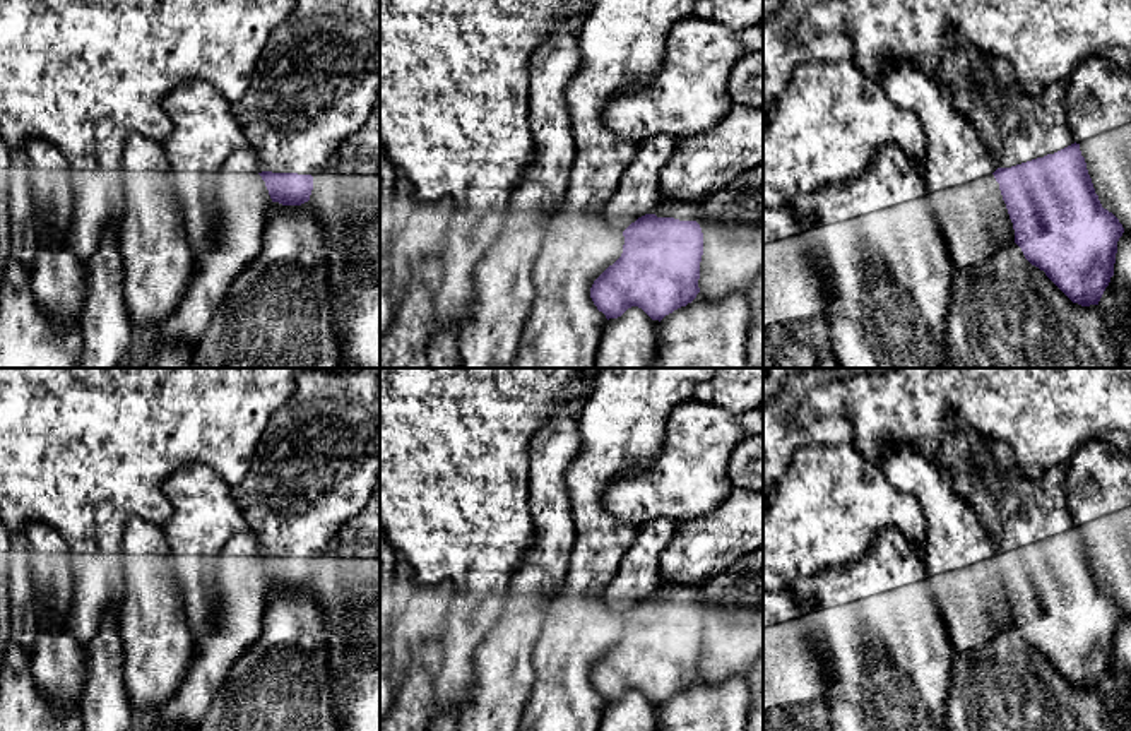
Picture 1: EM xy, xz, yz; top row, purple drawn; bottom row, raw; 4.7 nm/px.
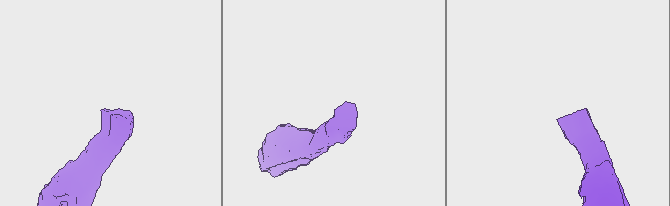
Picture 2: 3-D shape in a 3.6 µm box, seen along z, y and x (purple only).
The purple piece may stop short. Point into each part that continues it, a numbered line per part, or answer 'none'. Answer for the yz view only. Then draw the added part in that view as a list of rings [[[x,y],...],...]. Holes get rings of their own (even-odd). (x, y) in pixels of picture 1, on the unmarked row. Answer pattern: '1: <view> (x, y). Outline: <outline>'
1: yz (1015, 509). Outline: [[[950,416],[951,430],[943,435],[934,466],[956,498],[967,503],[996,551],[1011,551],[1075,527],[1066,498],[1064,467],[1054,466],[1044,474],[1027,476],[1015,461],[1008,442],[989,440]]]

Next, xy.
1: xy (315, 466). Outline: [[[303,368],[296,375],[294,392],[269,419],[250,462],[243,481],[234,486],[234,498],[248,524],[248,529],[257,536],[265,555],[272,556],[298,556],[315,560],[323,553],[327,543],[337,531],[354,519],[368,505],[376,478],[380,476],[380,368],[349,368],[347,371],[322,371],[318,368]]]

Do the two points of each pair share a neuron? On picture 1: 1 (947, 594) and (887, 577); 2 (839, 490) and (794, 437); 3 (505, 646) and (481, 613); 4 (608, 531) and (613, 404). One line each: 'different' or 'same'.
1: different
2: different
3: different
4: same

